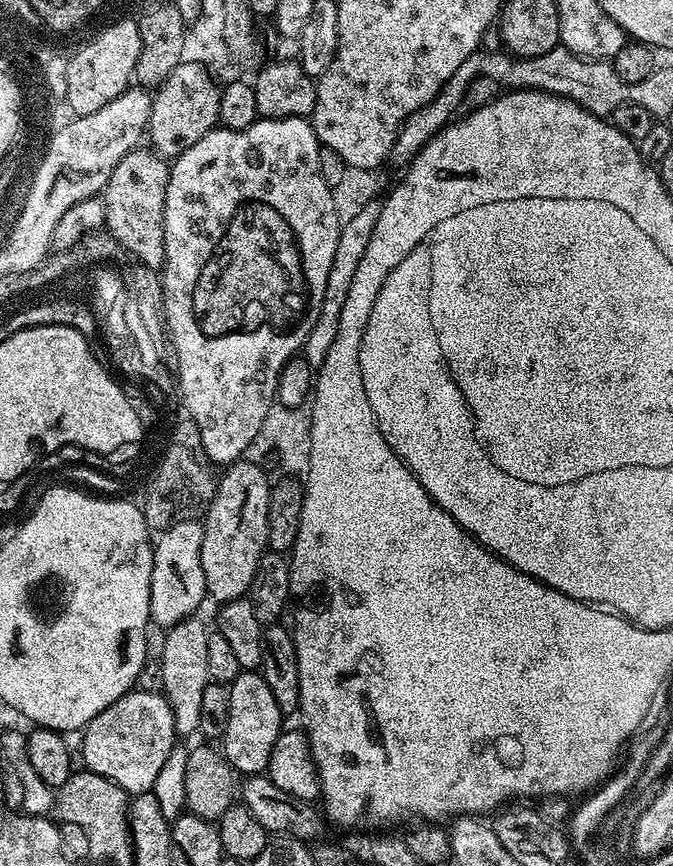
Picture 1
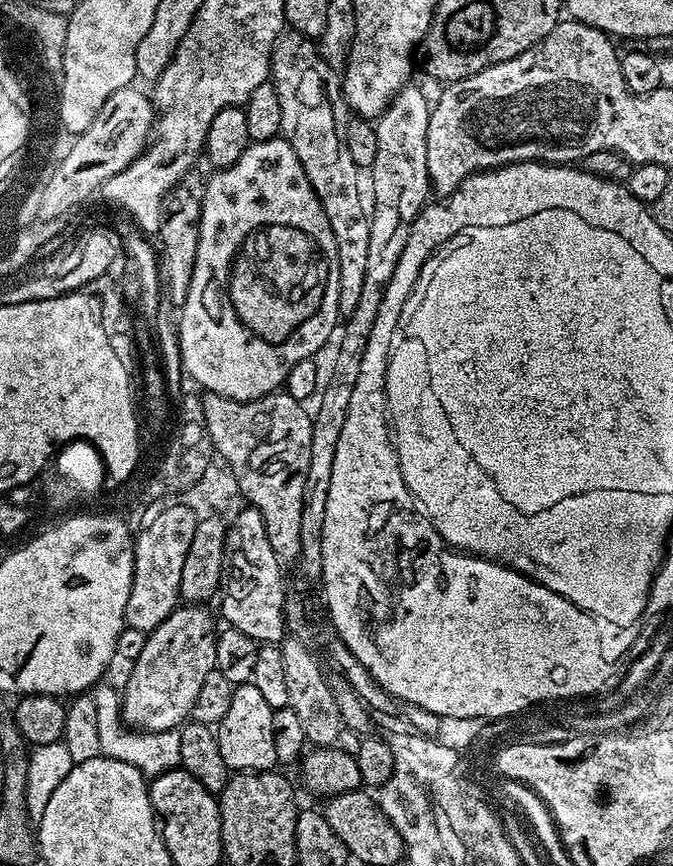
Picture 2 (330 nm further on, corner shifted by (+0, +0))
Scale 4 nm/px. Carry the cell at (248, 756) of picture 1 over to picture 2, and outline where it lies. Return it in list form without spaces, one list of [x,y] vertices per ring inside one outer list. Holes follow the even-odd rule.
[[[250,682],[236,685],[230,710],[226,710],[226,718],[222,718],[222,722],[214,728],[218,750],[222,750],[222,758],[226,758],[229,770],[267,772],[277,767],[272,727],[273,711],[270,702],[262,699],[258,686]]]

